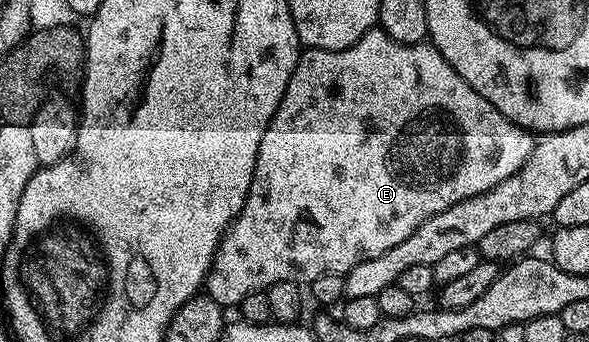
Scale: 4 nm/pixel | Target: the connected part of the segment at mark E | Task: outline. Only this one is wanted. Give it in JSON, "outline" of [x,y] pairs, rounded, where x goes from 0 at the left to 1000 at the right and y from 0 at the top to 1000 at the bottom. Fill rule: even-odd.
{"outline":[[[638,76],[604,129],[577,152],[543,140],[509,149],[504,193],[491,228],[491,251],[484,251],[484,275],[470,310],[470,333],[463,333],[450,380],[450,404],[443,404],[436,485],[416,602],[387,664],[365,740],[365,763],[358,772],[348,833],[350,863],[380,895],[402,895],[423,860],[452,854],[479,819],[525,825],[531,813],[545,813],[545,801],[586,801],[599,778],[654,743],[654,731],[674,719],[674,708],[688,708],[688,696],[694,696],[694,684],[701,684],[715,649],[762,614],[762,602],[784,585],[829,561],[832,550],[844,547],[883,503],[902,459],[910,418],[910,401],[896,377],[873,363],[829,292],[817,287],[817,275],[810,275],[810,263],[803,263],[803,251],[796,251],[796,240],[789,240],[789,228],[783,228],[769,193],[762,193],[759,173],[730,123],[677,129],[672,117],[662,117],[649,82]]]}

